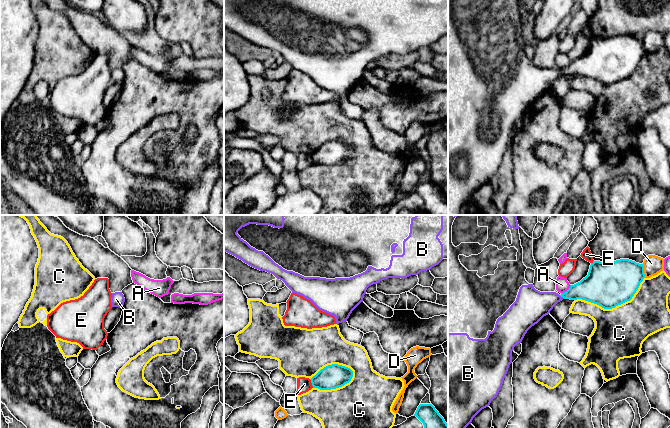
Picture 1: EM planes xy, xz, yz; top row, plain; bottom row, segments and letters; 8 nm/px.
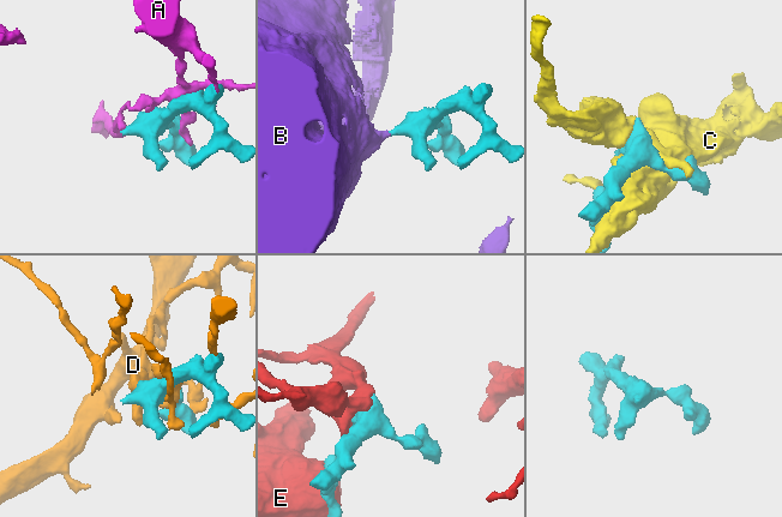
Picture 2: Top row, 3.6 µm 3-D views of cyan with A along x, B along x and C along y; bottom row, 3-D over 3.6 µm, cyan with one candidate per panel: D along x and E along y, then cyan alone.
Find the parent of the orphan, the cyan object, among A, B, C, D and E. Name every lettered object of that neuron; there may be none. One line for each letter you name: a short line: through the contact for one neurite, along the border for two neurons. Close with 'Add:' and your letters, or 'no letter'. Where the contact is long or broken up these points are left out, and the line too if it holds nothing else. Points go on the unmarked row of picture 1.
B: yz (592, 64), (562, 72), (533, 81)
Add: B

